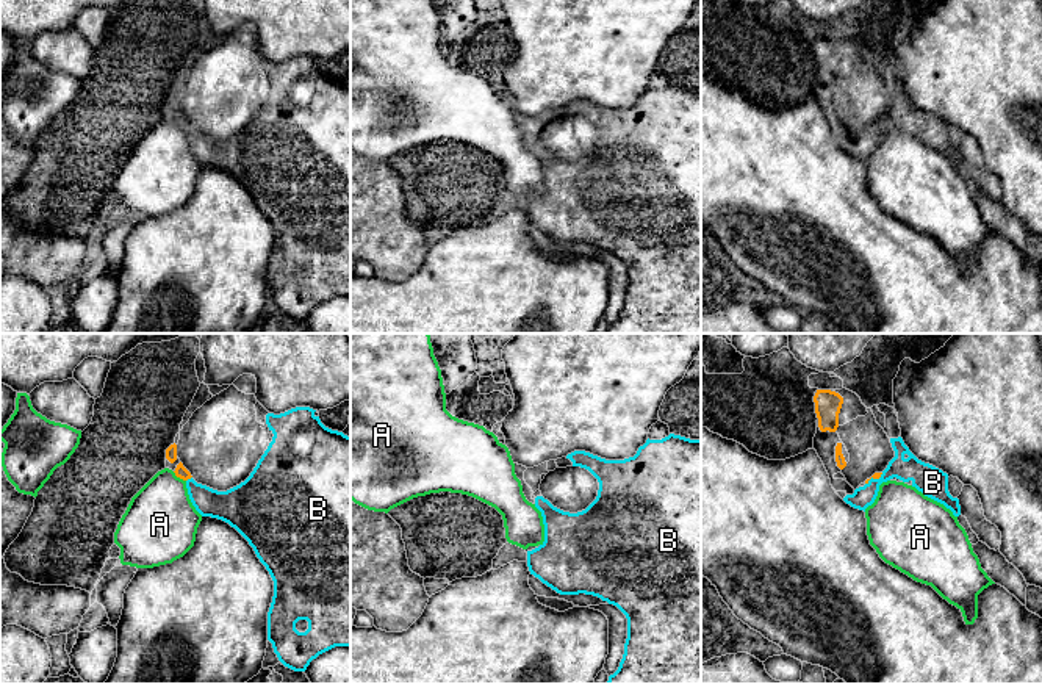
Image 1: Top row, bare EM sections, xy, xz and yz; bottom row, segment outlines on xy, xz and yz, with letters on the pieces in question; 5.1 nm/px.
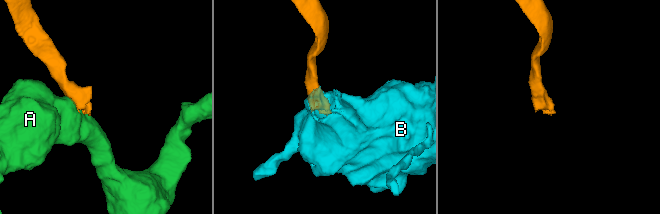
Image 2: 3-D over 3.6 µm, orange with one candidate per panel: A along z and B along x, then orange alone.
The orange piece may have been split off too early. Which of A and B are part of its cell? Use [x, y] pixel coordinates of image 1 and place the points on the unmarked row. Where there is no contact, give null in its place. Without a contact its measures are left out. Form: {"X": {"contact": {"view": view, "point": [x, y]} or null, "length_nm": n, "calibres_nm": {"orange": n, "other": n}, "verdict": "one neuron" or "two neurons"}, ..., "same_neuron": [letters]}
{"A": {"contact": {"view": "xy", "point": [179, 126]}, "length_nm": 90, "calibres_nm": {"orange": 70, "other": 360}, "verdict": "two neurons"}, "B": {"contact": {"view": "xy", "point": [188, 127]}, "length_nm": 40, "calibres_nm": {"orange": 70, "other": 160}, "verdict": "one neuron"}, "same_neuron": ["B"]}

